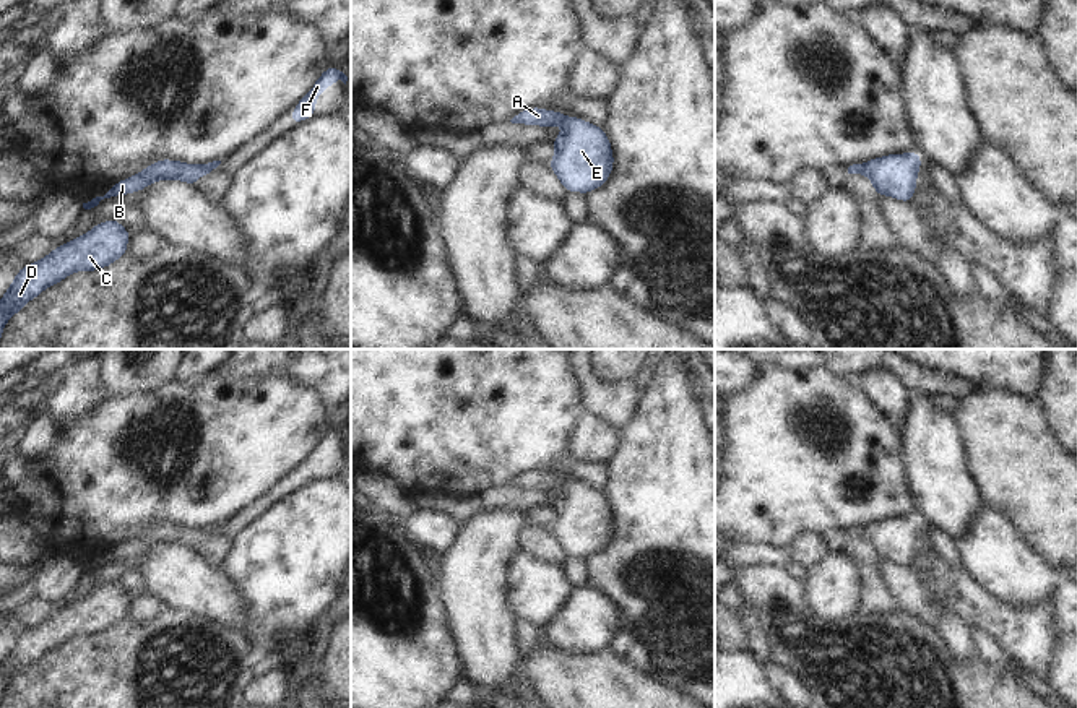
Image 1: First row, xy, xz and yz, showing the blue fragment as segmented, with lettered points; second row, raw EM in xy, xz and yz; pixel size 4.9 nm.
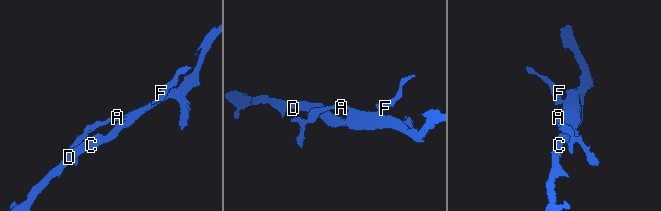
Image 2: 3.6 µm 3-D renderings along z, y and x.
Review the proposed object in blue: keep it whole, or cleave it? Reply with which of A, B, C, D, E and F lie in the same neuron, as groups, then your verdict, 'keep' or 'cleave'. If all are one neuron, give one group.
groups A B C D E F; keep

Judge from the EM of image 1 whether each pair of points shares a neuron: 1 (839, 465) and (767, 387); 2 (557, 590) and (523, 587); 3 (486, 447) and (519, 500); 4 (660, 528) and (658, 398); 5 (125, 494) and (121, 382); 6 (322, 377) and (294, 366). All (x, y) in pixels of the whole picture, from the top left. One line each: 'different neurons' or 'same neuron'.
1: same neuron
2: same neuron
3: different neurons
4: same neuron
5: different neurons
6: same neuron

